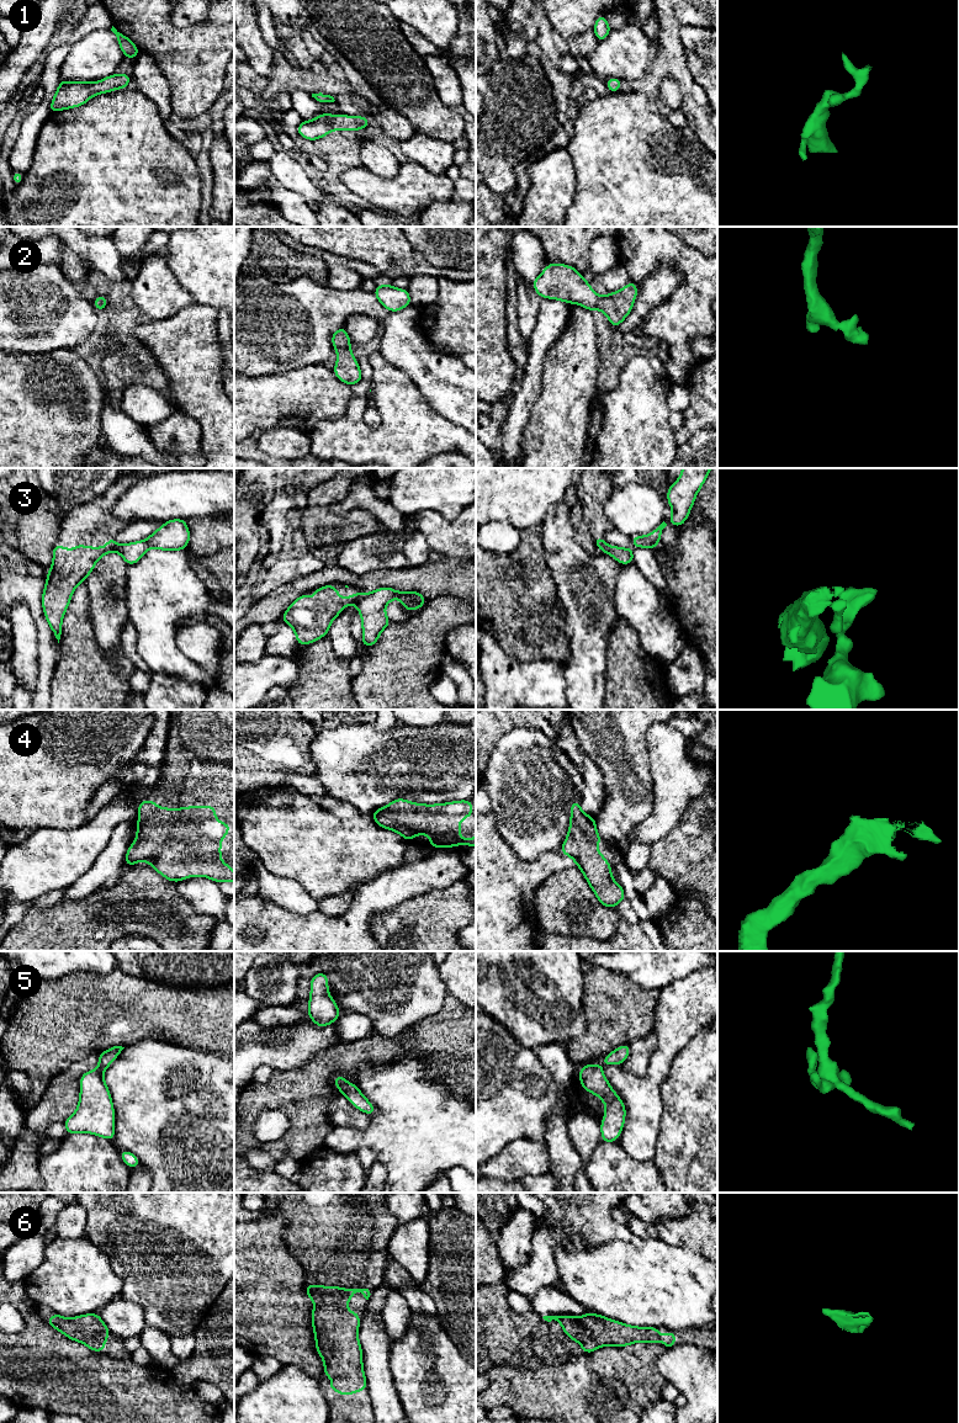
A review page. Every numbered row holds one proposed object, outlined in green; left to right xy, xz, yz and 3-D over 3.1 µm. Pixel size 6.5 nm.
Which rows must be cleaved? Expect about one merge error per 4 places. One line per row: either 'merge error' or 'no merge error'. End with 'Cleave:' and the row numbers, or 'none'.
1: no merge error
2: no merge error
3: merge error
4: no merge error
5: no merge error
6: no merge error
Cleave: 3

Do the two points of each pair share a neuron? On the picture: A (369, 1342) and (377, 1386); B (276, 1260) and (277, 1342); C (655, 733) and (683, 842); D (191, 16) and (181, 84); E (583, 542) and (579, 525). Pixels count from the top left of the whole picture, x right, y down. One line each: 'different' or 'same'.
A: same
B: same
C: different
D: different
E: same

